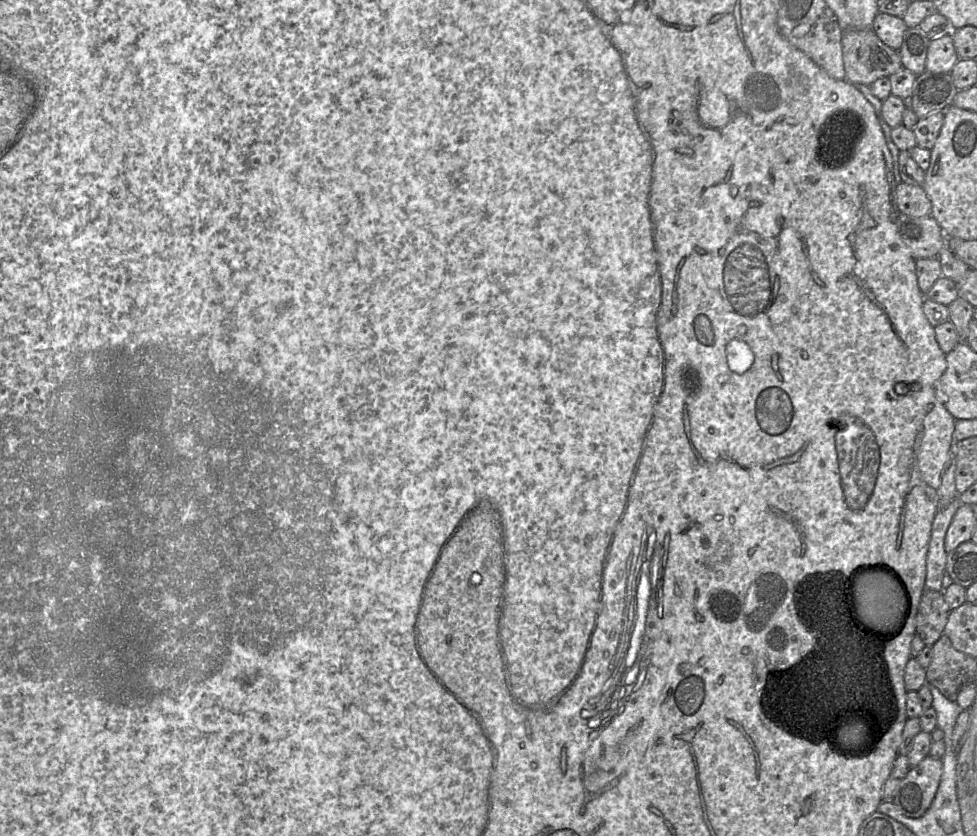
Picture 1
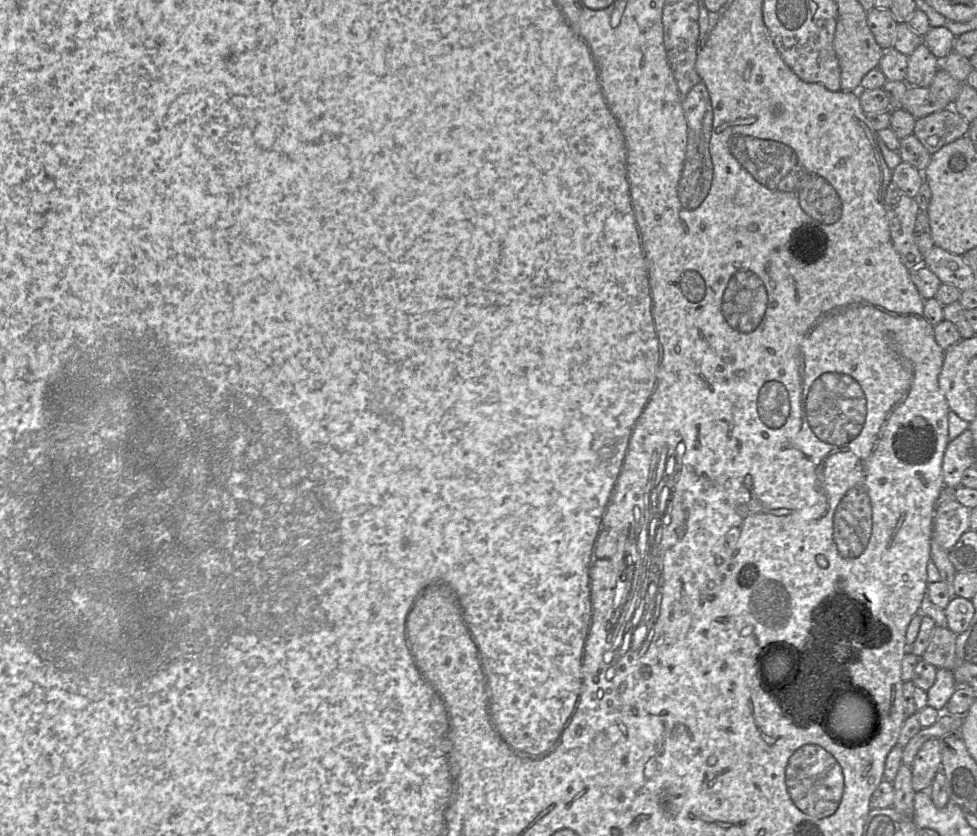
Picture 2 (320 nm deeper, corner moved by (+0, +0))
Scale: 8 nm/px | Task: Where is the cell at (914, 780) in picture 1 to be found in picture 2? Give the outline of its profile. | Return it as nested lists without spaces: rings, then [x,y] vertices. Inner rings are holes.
[[[931,738],[923,743],[911,764],[911,783],[915,792],[929,790],[941,767],[941,740]]]

